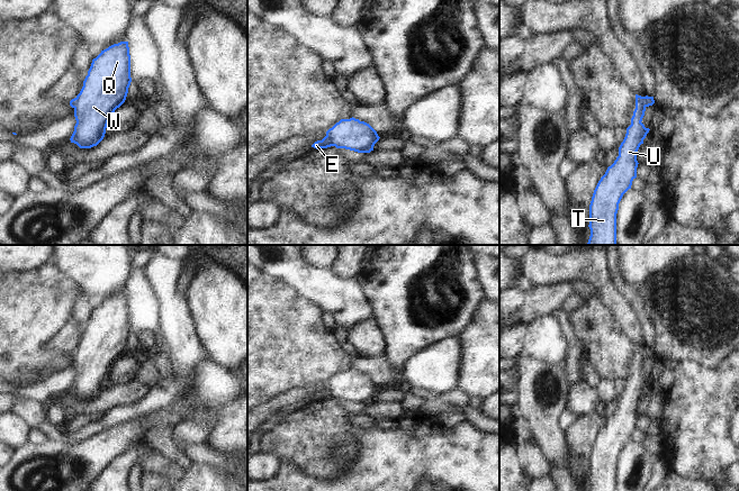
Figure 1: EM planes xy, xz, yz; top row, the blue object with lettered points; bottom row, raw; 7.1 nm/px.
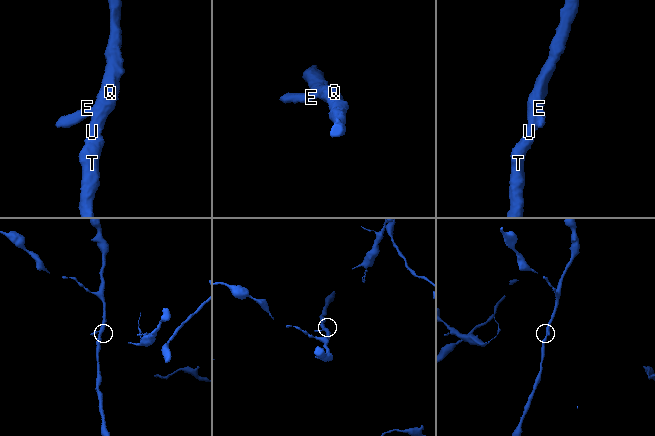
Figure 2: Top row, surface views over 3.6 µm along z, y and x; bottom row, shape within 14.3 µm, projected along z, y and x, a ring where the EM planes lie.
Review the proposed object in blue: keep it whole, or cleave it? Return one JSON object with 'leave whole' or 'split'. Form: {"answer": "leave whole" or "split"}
{"answer": "split"}

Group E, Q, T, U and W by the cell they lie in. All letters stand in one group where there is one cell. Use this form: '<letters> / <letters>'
E / Q T U W

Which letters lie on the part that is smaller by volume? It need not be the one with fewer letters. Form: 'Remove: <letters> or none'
Remove: E

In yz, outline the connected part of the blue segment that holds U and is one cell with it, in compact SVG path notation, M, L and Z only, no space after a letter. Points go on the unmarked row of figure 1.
M636 346L636 361L619 399L619 408L594 442L589 456L589 491L616 491L619 455L637 429L637 403L650 382L641 374L646 363L645 349Z

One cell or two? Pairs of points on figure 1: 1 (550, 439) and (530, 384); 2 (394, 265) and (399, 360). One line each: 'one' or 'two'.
1: one
2: one

